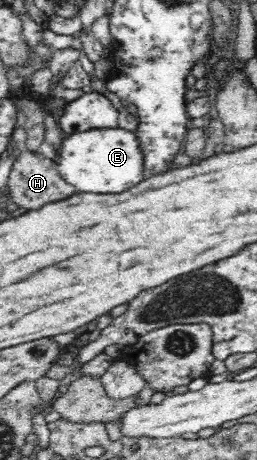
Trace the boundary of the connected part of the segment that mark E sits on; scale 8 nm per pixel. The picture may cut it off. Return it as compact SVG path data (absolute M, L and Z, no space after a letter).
M120 127L79 132L64 136L59 150L57 169L62 178L76 191L96 194L118 194L142 182L144 164L139 150L138 137Z

